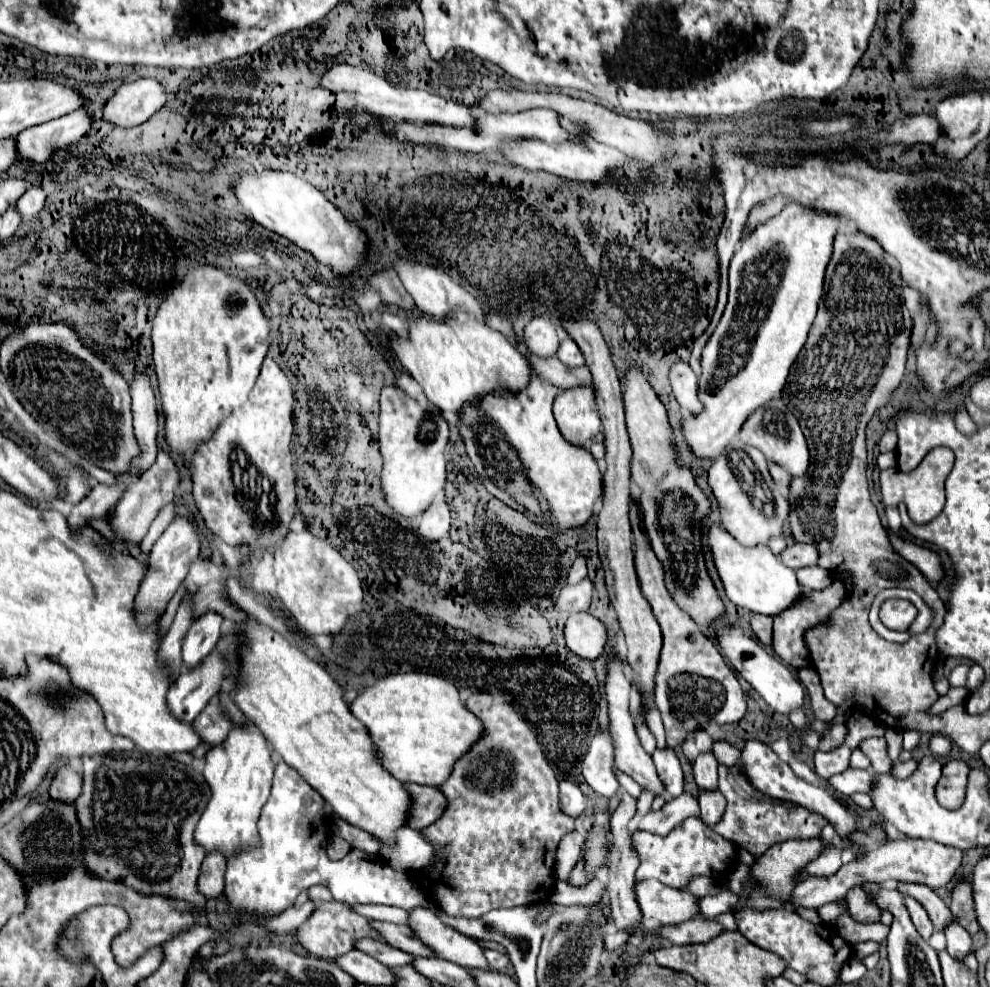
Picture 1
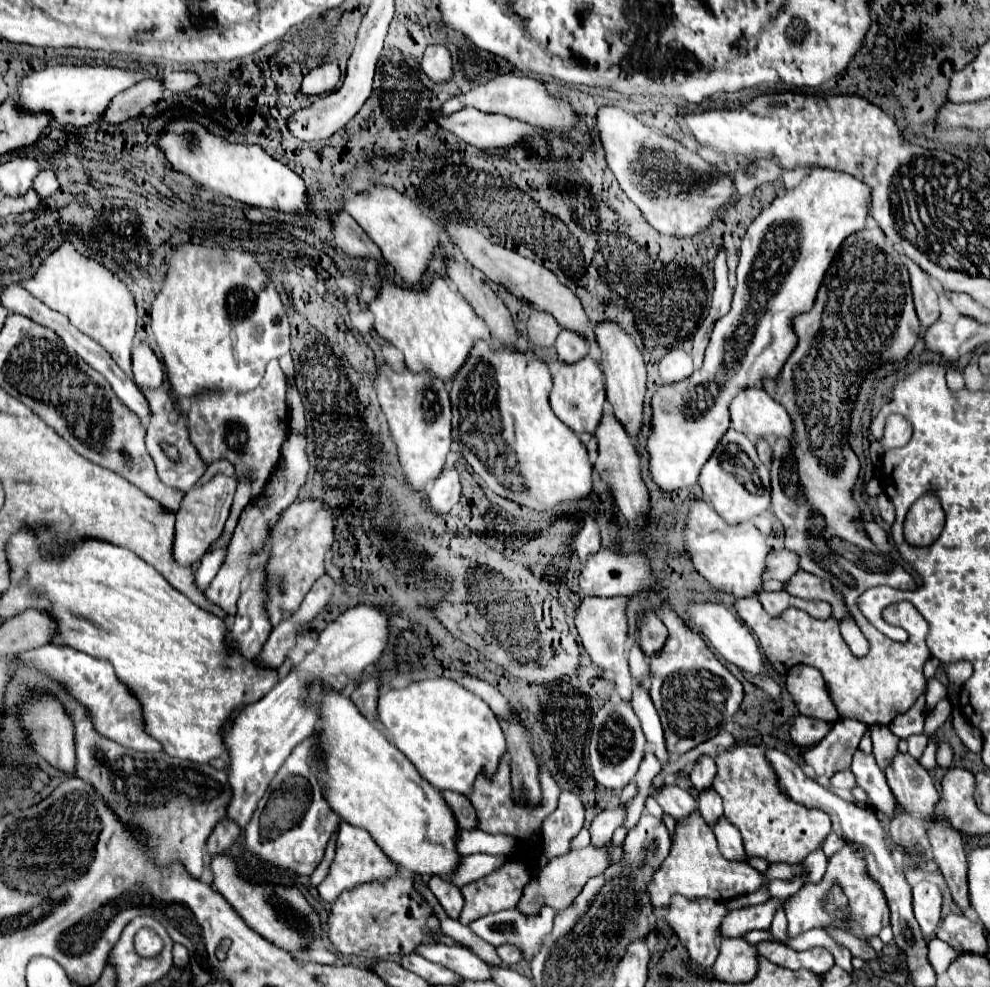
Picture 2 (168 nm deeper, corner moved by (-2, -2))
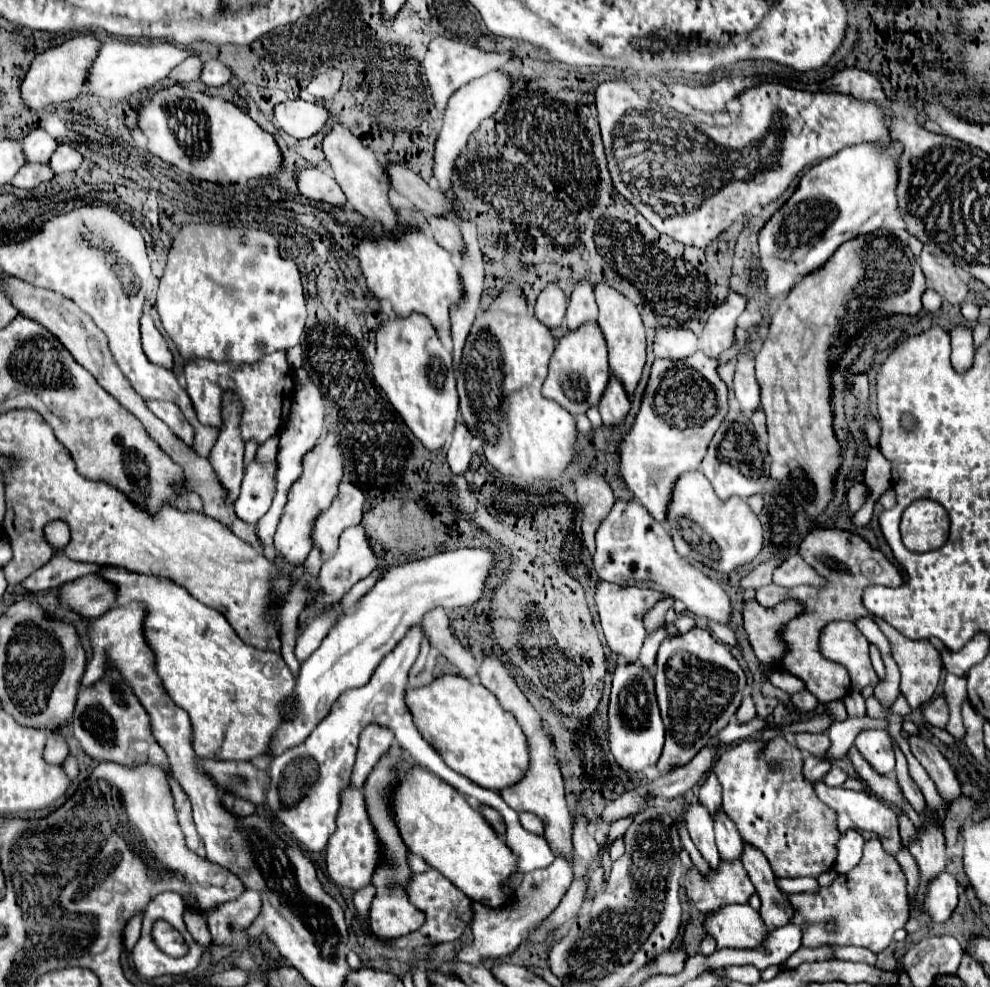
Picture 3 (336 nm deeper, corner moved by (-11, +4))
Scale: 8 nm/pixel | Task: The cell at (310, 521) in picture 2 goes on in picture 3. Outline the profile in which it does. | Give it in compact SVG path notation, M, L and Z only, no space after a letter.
M340 483L334 503L314 521L312 545L318 547L320 553L334 553L338 549L338 537L342 531L360 523L362 505L364 491L354 483Z

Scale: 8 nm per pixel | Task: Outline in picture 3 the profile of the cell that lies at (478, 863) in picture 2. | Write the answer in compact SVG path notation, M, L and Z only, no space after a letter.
M420 625L412 627L406 637L390 651L380 665L376 667L372 679L358 689L350 689L340 699L334 703L330 709L330 715L310 733L310 737L292 747L290 751L284 751L284 755L278 755L276 761L270 761L270 783L266 791L266 803L272 815L292 833L292 837L308 851L320 853L326 849L326 843L330 835L334 833L336 827L336 817L338 817L338 807L340 807L340 795L350 783L352 767L356 761L356 751L358 751L358 741L360 733L364 731L366 725L382 725L388 727L394 733L396 745L400 745L412 761L418 765L430 769L438 777L442 777L446 783L456 787L466 799L474 801L474 805L490 805L504 815L506 821L506 845L510 845L510 851L518 859L518 869L523 873L546 868L554 861L554 853L550 853L550 847L544 837L528 833L522 829L518 823L518 813L510 809L504 799L488 789L482 789L480 785L468 781L466 777L454 773L444 765L440 755L420 737L418 729L412 723L412 715L404 703L404 691L408 689L408 675L410 669L418 657L420 651L420 641L422 641L422 629Z

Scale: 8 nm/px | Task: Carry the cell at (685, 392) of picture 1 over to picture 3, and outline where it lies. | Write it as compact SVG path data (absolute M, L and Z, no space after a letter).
M664 327L658 329L654 339L654 353L660 359L666 357L690 357L698 351L698 337L688 329Z

